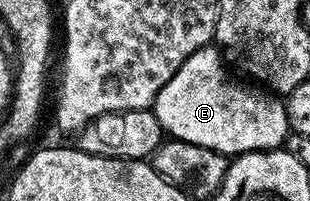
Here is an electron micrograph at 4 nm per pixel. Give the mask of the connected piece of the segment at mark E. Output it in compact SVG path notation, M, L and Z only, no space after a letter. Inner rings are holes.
M205 46L189 56L167 86L159 91L151 106L162 130L174 140L207 147L208 150L215 150L228 157L280 148L290 134L284 102L260 86L243 82L249 84L245 85L229 79L228 72L228 64L216 46Z

